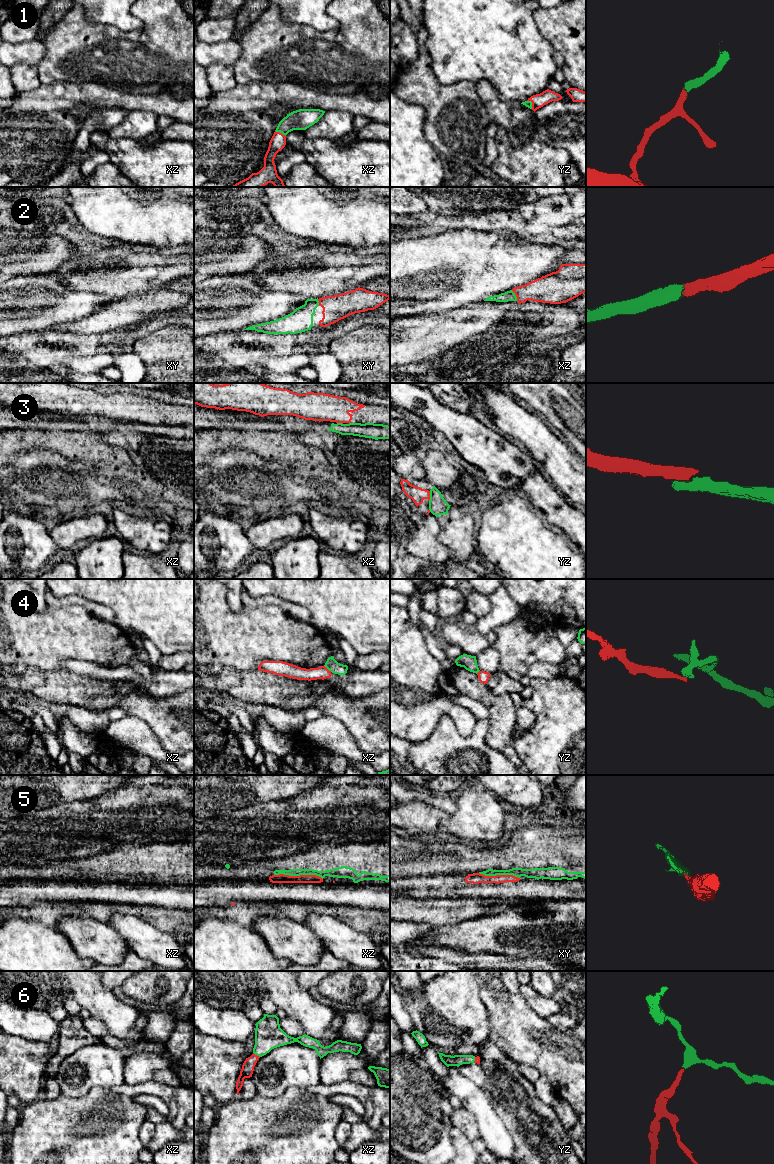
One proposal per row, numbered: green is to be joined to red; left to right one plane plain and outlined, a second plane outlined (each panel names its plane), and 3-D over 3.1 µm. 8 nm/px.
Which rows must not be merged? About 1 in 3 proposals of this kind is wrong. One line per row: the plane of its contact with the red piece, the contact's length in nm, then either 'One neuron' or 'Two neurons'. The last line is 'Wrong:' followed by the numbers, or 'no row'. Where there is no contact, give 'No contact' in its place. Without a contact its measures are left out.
1: Touches red in xz. Shared border 100 nm. One neuron
2: Touches red in xz. Shared border 100 nm. One neuron
3: Touches red in yz. Shared border 80 nm. Two neurons
4: Touches red in xz. Shared border 80 nm. Two neurons
5: Touches red in xz. Shared border 400 nm. Two neurons
6: Touches red in xz. Shared border 70 nm. One neuron
Wrong: 3, 4, 5

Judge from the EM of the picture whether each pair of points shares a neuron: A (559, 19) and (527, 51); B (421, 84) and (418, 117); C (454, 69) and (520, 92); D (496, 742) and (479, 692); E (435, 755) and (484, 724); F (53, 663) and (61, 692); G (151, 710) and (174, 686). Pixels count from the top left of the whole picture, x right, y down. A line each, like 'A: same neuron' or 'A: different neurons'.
A: different neurons
B: different neurons
C: same neuron
D: same neuron
E: same neuron
F: different neurons
G: different neurons

